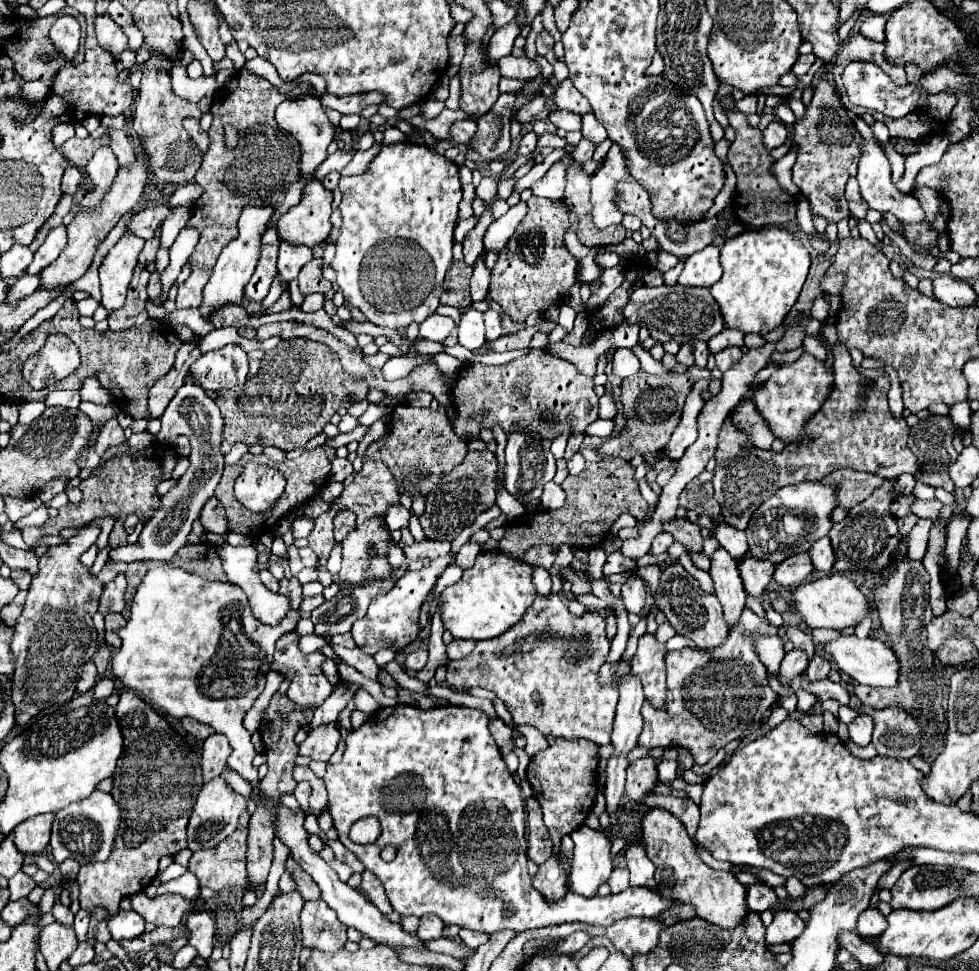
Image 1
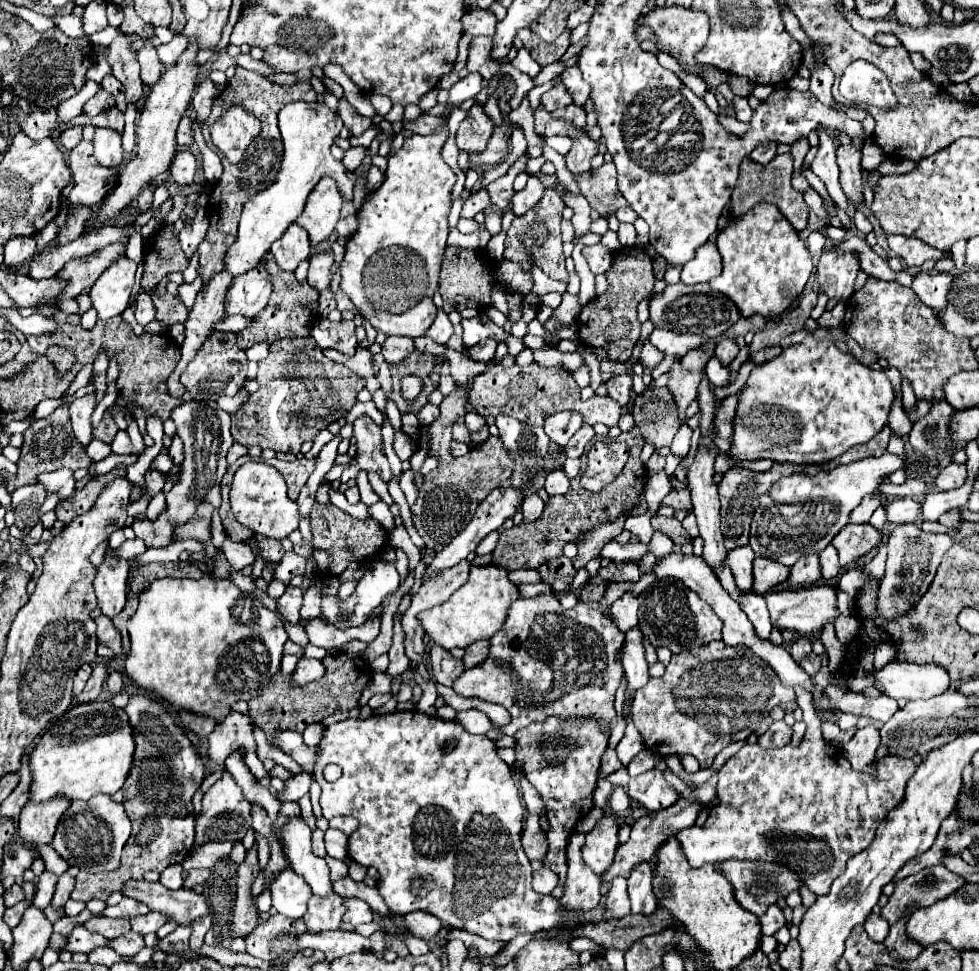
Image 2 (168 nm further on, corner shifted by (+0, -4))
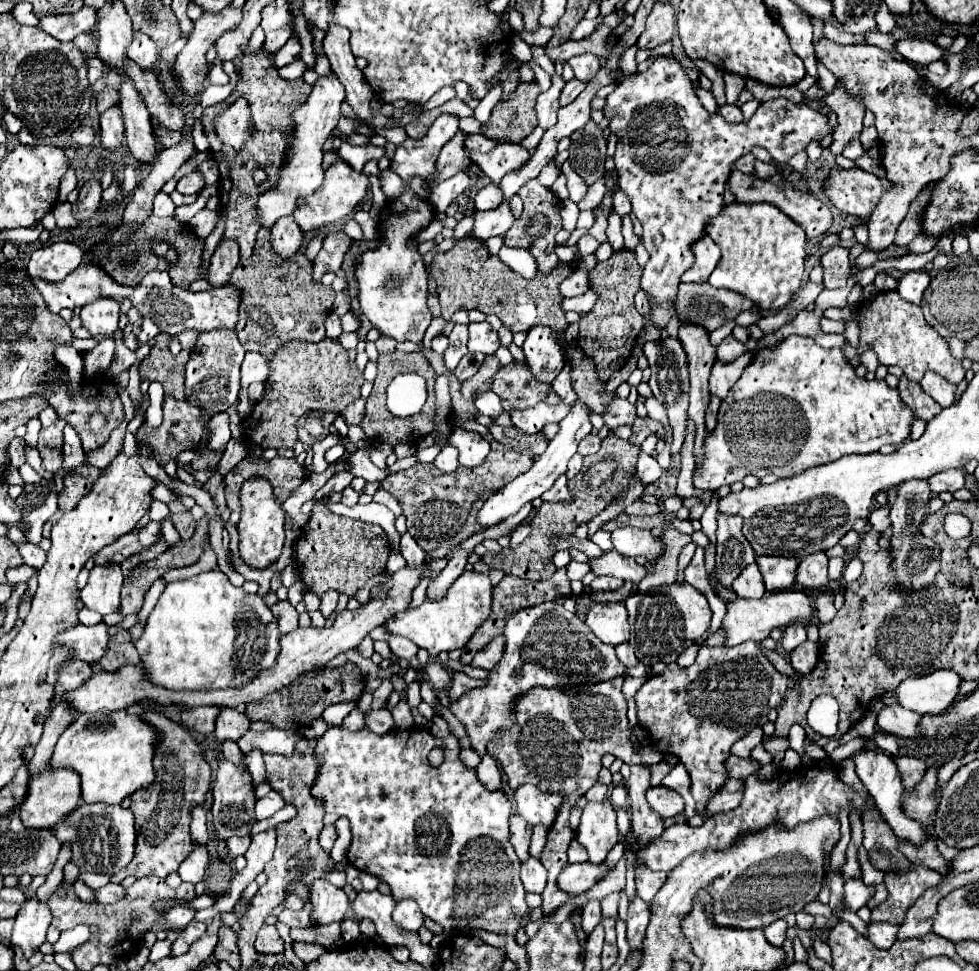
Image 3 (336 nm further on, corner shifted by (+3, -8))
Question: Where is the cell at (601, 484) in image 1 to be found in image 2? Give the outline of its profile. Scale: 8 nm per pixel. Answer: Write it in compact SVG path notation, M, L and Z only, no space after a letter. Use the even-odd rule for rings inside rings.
M632 437L628 441L630 445L630 461L622 469L622 473L602 491L592 493L586 491L578 479L572 479L570 491L566 495L550 497L550 503L546 503L544 513L534 523L520 523L512 529L506 529L500 535L500 541L492 553L494 565L504 569L538 569L538 565L544 563L544 559L554 559L562 555L562 549L566 543L576 543L584 533L618 519L620 515L632 511L638 505L638 499L644 491L644 465L638 459L638 453L642 451L644 439ZM640 445L640 447L638 447ZM636 459L636 461L632 461Z

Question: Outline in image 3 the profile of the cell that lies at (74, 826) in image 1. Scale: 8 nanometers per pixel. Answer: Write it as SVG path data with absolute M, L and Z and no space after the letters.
M91 803L81 805L75 809L63 823L57 825L55 831L61 843L71 841L73 857L71 861L79 865L81 871L101 873L101 875L115 875L133 859L135 851L135 825L131 809L121 805L107 805L107 803Z

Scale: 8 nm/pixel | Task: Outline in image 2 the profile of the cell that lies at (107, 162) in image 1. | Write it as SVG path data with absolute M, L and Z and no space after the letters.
M94 127L94 155L102 167L120 167L124 161L120 135L106 127Z

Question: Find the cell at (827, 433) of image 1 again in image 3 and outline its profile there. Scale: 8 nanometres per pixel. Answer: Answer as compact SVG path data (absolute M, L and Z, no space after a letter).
M719 513L717 515L717 559L715 559L715 575L717 581L731 589L733 579L737 579L737 573L743 571L749 563L755 563L755 553L749 545L749 541L741 533L743 519L741 517L729 517Z

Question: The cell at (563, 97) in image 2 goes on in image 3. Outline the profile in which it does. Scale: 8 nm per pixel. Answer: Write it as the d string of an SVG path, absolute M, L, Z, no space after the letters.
M573 77L571 81L567 81L567 85L565 85L563 93L561 93L561 99L559 99L561 105L563 105L563 107L569 105L569 103L571 103L571 101L573 101L585 87L587 87L587 83L581 83L581 81L575 79L575 77Z

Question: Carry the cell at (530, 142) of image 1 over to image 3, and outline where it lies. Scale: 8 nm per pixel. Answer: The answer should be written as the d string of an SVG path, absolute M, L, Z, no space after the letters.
M491 183L491 185L483 187L483 189L475 195L475 209L479 209L479 211L495 209L495 207L503 201L501 193L497 193L497 191L499 191L499 187L497 187L495 183Z

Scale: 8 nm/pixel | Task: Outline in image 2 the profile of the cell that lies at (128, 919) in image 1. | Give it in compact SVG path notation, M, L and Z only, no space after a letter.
M152 911L148 915L138 915L138 917L130 919L130 923L132 923L132 931L146 935L146 933L156 933L166 923L166 917L162 913Z

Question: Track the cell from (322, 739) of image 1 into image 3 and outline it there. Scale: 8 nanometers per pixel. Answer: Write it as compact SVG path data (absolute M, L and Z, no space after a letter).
M269 729L263 733L255 733L255 731L247 731L239 741L239 749L243 753L249 753L253 747L261 749L263 753L283 753L283 755L291 755L295 743L302 739L303 735L299 731L281 731L281 729Z

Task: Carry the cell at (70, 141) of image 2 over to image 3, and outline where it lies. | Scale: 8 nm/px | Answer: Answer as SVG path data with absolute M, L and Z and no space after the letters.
M79 127L71 133L71 141L79 145L91 145L95 141L95 129L93 127Z

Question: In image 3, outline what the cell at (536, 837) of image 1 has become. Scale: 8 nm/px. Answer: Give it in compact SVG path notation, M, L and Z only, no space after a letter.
M511 815L509 817L509 831L511 831L511 845L515 847L515 853L521 861L529 859L529 841L531 841L531 833L533 827L529 827L529 823L525 823L525 819L521 819L521 815Z

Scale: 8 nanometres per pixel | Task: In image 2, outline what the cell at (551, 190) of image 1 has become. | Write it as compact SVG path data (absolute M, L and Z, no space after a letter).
M528 177L526 187L522 191L514 193L514 197L512 197L512 205L514 205L512 211L516 215L526 213L530 207L534 207L540 201L544 191L546 191L546 187L544 187L544 183L538 177Z

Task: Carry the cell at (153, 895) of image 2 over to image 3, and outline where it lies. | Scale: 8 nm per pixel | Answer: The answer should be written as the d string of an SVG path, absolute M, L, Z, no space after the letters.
M109 883L109 885L93 891L93 897L97 903L115 903L115 901L123 899L123 895L125 895L125 889L117 883Z

